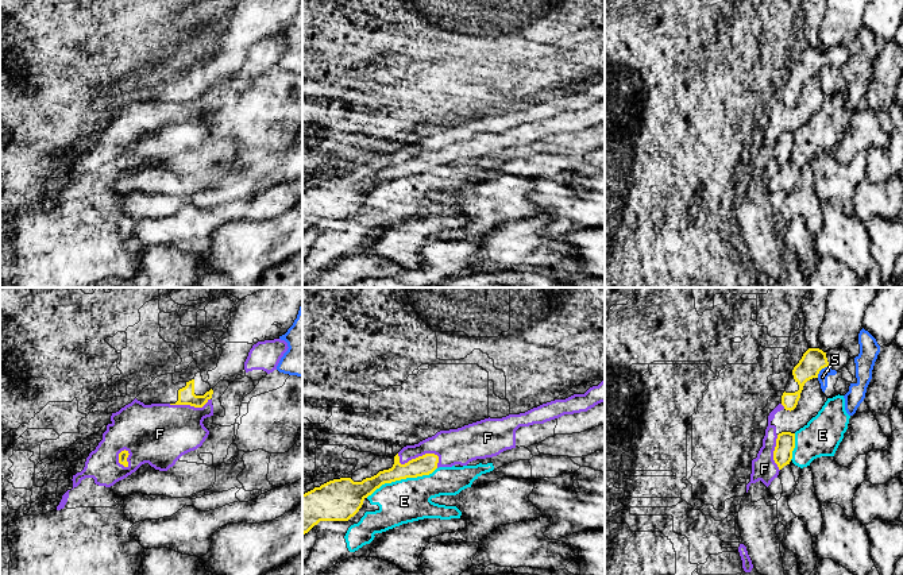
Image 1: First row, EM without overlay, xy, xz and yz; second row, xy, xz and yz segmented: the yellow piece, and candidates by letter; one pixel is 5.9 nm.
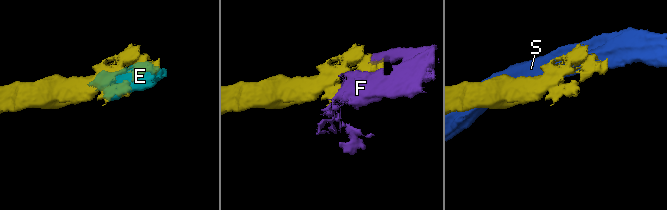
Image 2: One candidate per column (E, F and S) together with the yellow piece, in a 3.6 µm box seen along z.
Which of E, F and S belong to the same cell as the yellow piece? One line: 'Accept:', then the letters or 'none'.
Accept: F

